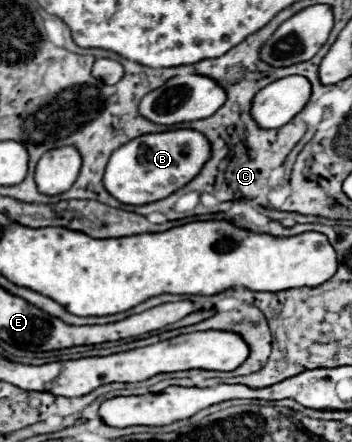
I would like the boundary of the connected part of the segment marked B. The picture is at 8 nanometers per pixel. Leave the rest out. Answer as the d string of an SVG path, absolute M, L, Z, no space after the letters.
M178 128L158 134L144 134L120 146L108 160L104 188L122 204L150 204L186 186L210 160L212 146L198 130Z

